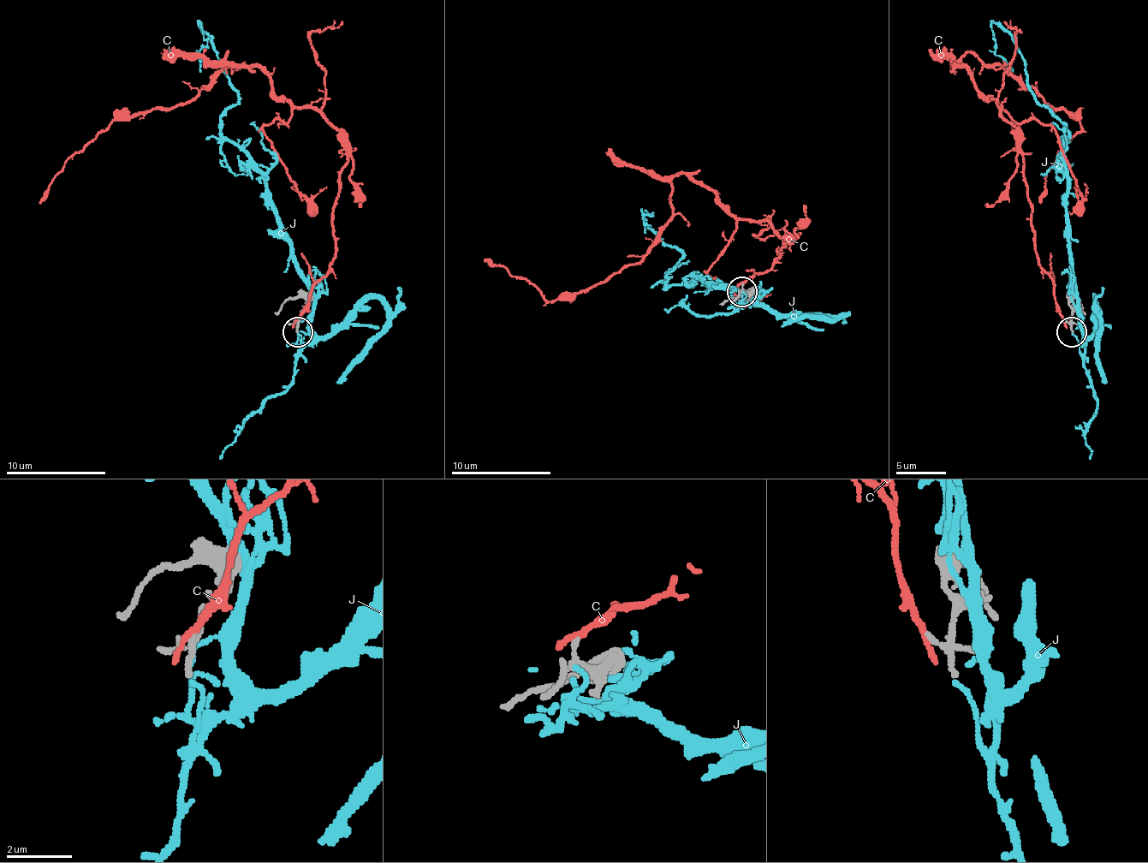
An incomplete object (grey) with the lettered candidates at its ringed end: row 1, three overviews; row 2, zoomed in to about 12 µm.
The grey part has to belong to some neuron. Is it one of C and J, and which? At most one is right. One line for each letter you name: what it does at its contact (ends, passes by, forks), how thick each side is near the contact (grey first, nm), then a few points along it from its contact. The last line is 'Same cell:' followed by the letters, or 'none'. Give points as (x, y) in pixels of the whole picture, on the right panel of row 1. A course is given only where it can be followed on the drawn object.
J: it ends there; 100 nm thick on the grey side, 130 nm on the other; it runs (1071, 334), (1086, 344), (1066, 214), (1068, 131), (1033, 96), (1016, 41), (993, 23), (996, 53), (1014, 71)
Same cell: J

